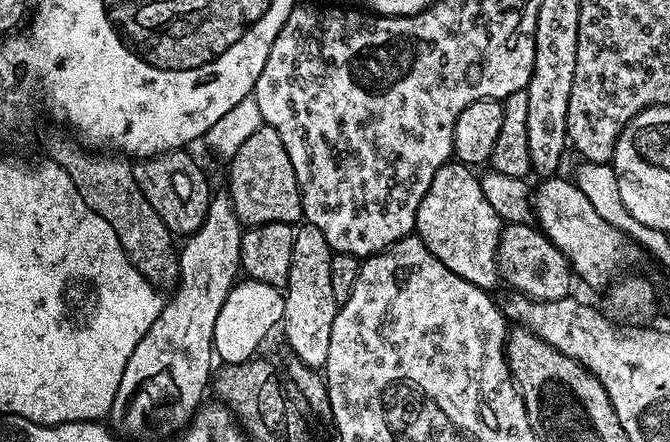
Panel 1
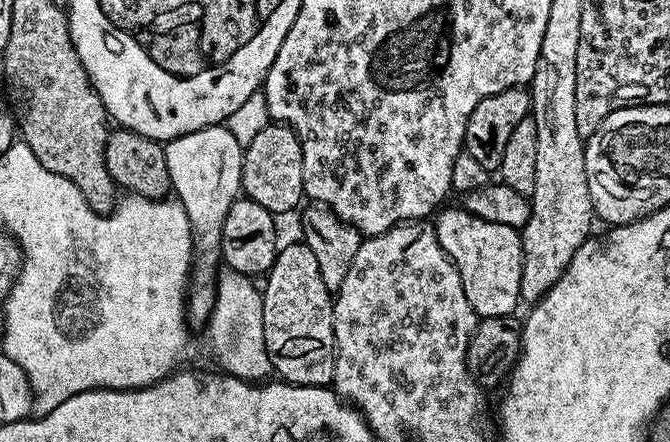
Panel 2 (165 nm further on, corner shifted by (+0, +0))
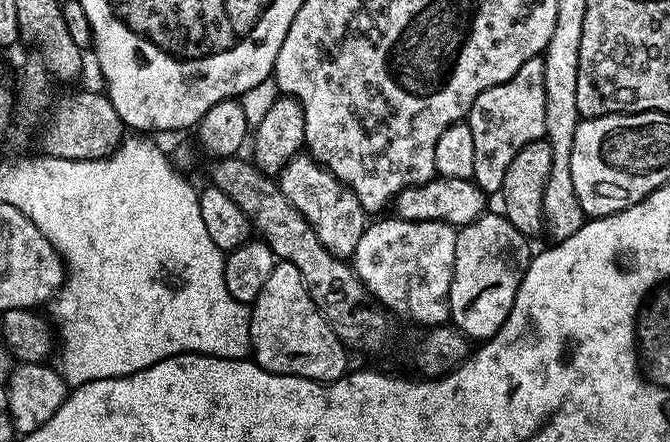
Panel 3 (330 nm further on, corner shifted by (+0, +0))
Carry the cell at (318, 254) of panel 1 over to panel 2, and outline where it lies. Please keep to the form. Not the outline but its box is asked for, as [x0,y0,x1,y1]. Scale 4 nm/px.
[262,242,336,388]

